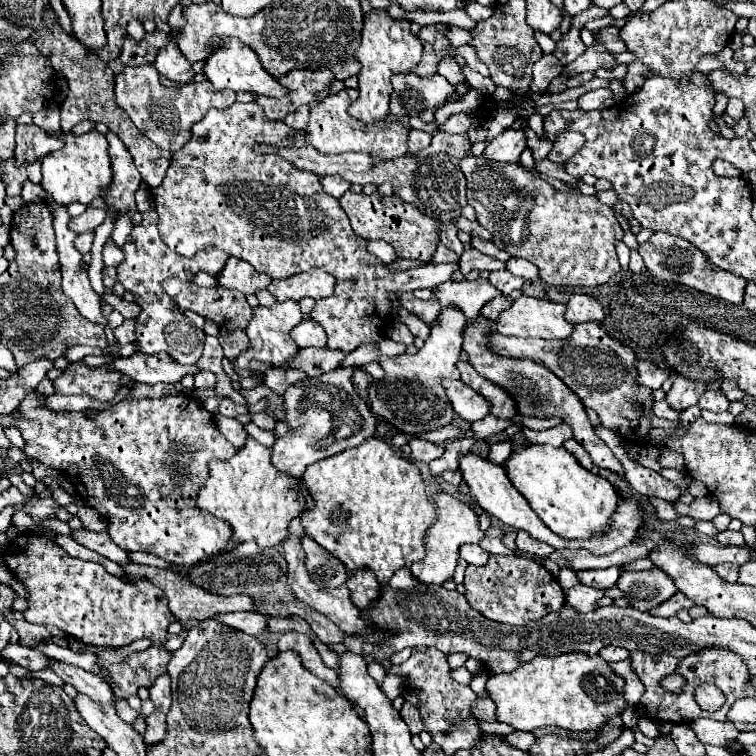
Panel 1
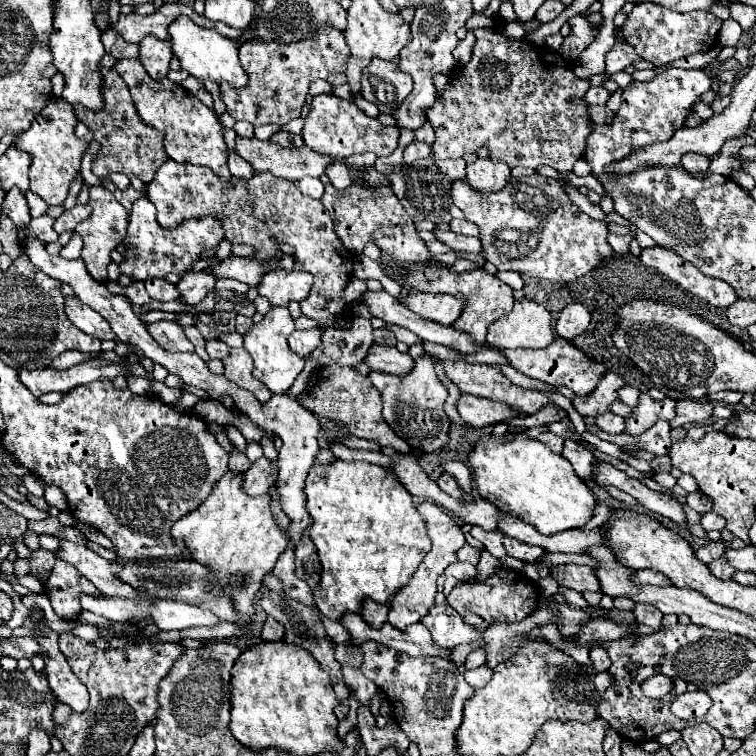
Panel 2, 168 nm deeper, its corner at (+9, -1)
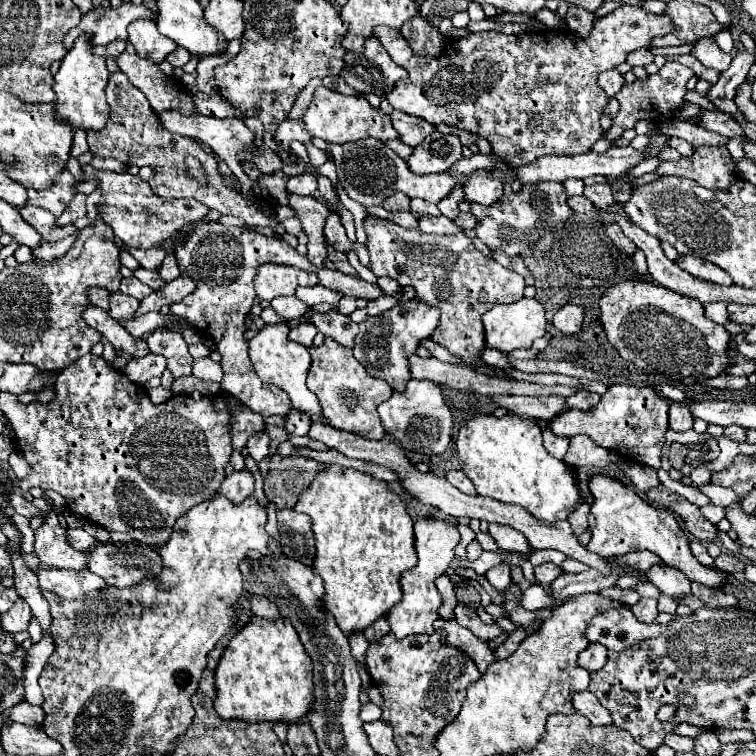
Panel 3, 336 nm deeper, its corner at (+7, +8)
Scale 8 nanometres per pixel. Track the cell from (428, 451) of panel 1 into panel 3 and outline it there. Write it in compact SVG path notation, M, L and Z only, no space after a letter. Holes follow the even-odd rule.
M324 338L322 346L312 346L308 350L312 356L308 388L316 394L326 422L332 428L346 430L346 432L358 434L368 440L382 440L384 428L382 428L376 408L380 402L384 402L392 396L392 388L384 380L370 378L368 372L364 370L364 366L352 356L352 350L336 344L336 340L332 340L332 338Z

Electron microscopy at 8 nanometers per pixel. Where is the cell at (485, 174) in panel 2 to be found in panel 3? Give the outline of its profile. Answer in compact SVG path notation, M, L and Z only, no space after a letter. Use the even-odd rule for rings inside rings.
M476 170L470 182L464 186L464 200L478 202L482 206L492 206L502 198L502 194L504 194L502 182L498 182L496 178L490 178L486 170Z

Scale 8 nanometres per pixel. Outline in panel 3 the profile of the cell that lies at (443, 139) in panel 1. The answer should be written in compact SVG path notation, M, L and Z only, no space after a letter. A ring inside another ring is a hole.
M620 6L616 12L594 20L592 32L582 40L574 38L572 32L562 30L512 36L492 30L448 40L438 58L422 56L420 62L418 54L410 50L408 40L398 30L376 26L374 36L388 50L388 54L392 54L392 58L408 70L408 78L396 82L386 96L394 110L424 118L434 124L454 124L460 130L464 128L466 132L482 134L490 140L492 150L502 154L508 164L522 166L544 154L574 156L588 152L604 134L600 128L600 116L608 104L608 96L598 86L598 74L624 64L630 52L638 48L650 48L652 38L662 38L672 30L676 30L676 26L672 26L672 18L668 18L668 14L650 14L638 6Z

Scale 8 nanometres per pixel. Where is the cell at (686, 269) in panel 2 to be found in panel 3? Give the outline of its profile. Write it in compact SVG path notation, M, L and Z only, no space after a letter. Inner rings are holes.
M680 256L678 266L682 266L686 272L690 272L692 276L706 280L706 282L714 282L720 286L730 286L732 278L728 272L724 272L720 266L706 262L702 258L694 258L694 256Z

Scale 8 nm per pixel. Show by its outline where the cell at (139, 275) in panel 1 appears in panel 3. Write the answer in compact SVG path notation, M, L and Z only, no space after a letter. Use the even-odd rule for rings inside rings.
M154 330L146 340L152 354L160 354L166 358L166 368L172 372L174 378L188 376L192 372L192 356L188 352L188 344L176 332Z

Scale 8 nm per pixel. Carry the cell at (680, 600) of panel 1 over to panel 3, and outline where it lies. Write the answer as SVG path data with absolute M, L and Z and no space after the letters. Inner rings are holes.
M642 598L638 604L630 606L630 610L634 612L634 616L640 620L640 622L646 622L646 624L652 624L658 616L658 610L656 610L656 600L654 598Z

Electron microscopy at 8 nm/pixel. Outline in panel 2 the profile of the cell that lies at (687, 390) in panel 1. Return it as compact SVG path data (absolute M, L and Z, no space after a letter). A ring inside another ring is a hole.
M644 393L638 405L634 407L632 419L626 419L626 433L638 435L660 419L672 419L674 411L676 411L676 399L666 397L662 401L654 401L650 395Z

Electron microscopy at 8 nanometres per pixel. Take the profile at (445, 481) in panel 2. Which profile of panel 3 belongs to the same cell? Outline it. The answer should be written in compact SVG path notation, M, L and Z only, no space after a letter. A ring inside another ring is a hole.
M450 470L450 472L446 474L446 480L448 480L452 486L456 486L460 492L464 492L464 494L468 494L468 496L476 496L476 490L474 490L472 482L466 478L466 474L464 474L462 470Z

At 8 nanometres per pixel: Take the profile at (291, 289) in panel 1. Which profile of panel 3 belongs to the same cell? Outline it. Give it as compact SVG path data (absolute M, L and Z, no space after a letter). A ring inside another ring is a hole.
M264 264L254 278L256 296L260 300L274 300L278 296L292 296L298 286L316 286L318 276L314 272L298 270L284 264Z

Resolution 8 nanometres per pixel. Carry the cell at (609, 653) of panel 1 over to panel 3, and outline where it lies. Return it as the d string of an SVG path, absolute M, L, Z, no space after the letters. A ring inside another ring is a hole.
M590 644L584 652L580 652L578 656L578 664L582 668L586 668L588 672L600 670L606 664L606 650L600 644Z

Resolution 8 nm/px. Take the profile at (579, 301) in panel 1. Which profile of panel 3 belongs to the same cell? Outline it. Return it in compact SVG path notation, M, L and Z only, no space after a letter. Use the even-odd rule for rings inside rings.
M566 304L562 306L554 318L552 318L552 324L566 336L576 336L582 328L582 318L584 318L584 310L580 306L572 306L572 304Z

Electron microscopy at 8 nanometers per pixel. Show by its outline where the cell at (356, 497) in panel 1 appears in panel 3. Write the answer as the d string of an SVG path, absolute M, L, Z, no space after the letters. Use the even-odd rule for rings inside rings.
M332 464L300 494L294 510L312 518L316 546L312 568L322 576L326 588L320 608L334 616L346 636L372 626L400 602L400 574L414 568L418 560L414 550L414 522L402 498L390 492L386 482Z

